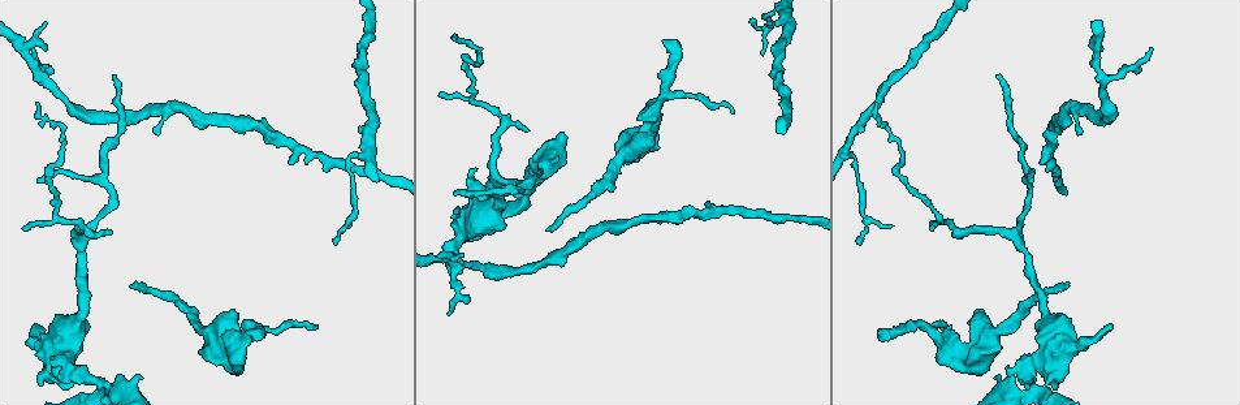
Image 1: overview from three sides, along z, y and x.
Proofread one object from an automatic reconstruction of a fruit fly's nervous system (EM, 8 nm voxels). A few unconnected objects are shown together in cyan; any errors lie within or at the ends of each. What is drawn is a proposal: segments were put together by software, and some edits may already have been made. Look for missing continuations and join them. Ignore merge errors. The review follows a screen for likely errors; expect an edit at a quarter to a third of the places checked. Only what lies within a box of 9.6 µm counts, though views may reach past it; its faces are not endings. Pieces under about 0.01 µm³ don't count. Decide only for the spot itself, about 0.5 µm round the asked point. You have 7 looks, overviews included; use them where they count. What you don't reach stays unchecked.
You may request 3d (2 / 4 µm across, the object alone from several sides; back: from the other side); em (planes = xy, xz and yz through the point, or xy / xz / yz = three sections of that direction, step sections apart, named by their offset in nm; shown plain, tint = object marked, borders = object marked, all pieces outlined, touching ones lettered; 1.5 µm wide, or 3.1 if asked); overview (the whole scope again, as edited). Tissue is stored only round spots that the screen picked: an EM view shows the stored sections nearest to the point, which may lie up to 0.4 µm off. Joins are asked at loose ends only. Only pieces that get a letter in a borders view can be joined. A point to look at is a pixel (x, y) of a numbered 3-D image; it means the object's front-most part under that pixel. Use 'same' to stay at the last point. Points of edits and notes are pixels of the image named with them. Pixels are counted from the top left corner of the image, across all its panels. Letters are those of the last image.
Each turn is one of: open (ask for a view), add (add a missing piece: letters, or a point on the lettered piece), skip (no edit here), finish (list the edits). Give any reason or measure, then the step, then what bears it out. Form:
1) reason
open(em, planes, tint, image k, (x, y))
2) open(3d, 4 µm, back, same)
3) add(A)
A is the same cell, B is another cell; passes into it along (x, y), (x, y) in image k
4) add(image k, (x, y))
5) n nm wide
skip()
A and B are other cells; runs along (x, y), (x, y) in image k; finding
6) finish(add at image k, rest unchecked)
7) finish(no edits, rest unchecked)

open(3d, 4 µm, back, image 1, (245, 363))

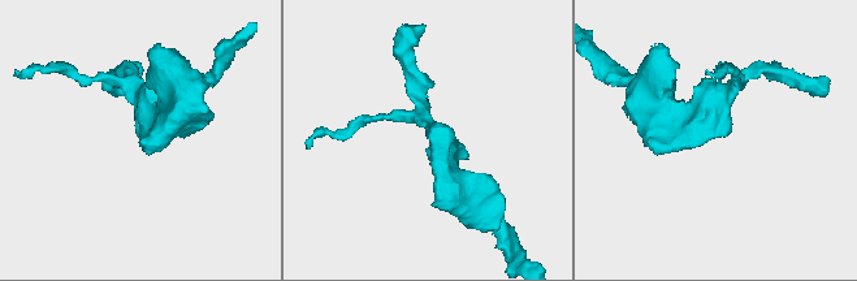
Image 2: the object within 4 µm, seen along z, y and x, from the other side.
open(em, planes, borders, image 2, (140, 137))

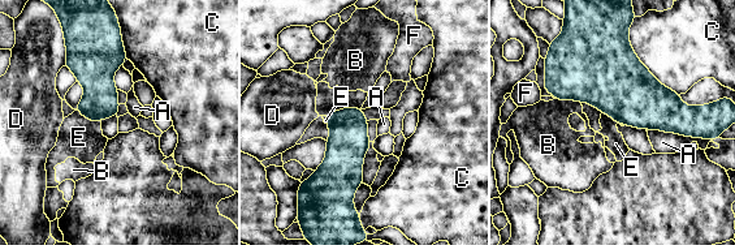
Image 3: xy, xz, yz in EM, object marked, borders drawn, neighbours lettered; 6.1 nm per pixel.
skip()
A, B, C, D, E and F are other cells; border along (647, 129), (675, 132), (695, 138) in image 3; no lettered piece goes on from it

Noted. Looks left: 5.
tapers out
open(3d, 4 µm, back, image 1, (750, 18))

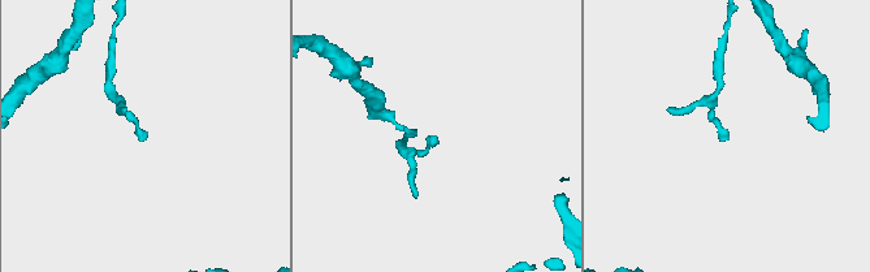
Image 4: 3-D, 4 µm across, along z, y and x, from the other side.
need the tissue
open(em, yz, step 4, borders, image 4, (436, 139))

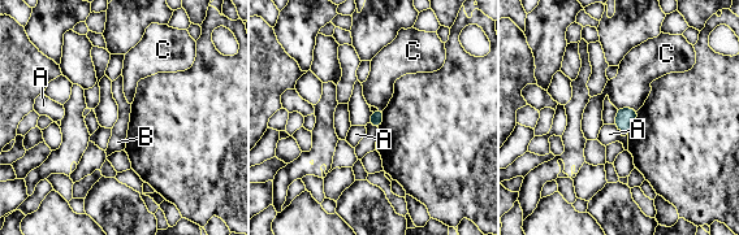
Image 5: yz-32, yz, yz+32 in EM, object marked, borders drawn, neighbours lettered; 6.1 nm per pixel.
skip()
A, B and C are other cells; border along (367, 123), (371, 123), (377, 130) in image 5; none of them fits

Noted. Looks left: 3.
an open end
open(em, xy, step 8, borders, image 1, (663, 41))

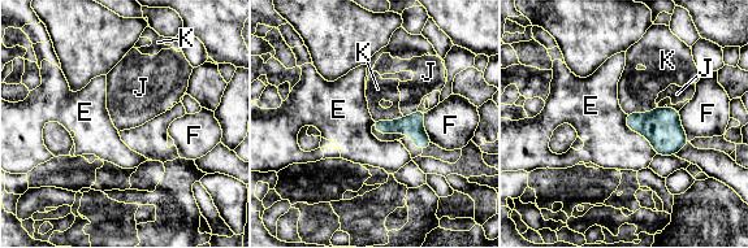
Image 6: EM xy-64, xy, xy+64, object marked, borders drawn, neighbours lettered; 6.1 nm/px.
open(em, planes, borders, same)

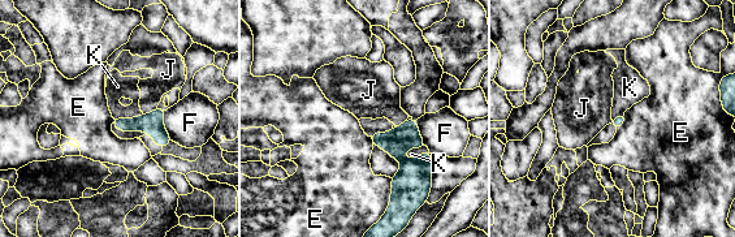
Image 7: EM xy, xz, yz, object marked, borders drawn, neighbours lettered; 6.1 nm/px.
skip()
E, F, J and K are other cells; border along (402, 153), (432, 162) in image 7; no lettered piece goes on from it

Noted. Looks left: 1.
finish(no edits, rest unchecked)

